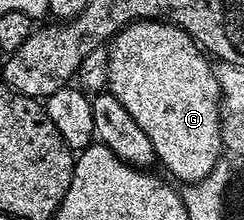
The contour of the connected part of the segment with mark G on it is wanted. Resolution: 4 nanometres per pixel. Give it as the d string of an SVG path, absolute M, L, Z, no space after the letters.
M134 20L133 23L126 24L110 41L107 57L109 66L106 91L112 92L117 102L121 102L125 110L129 110L129 115L137 121L137 126L141 126L141 130L149 134L155 159L160 165L163 163L167 167L166 175L176 176L171 178L180 185L196 184L198 180L208 176L225 152L219 129L221 97L212 61L204 55L195 39L183 28L168 24L165 20Z

